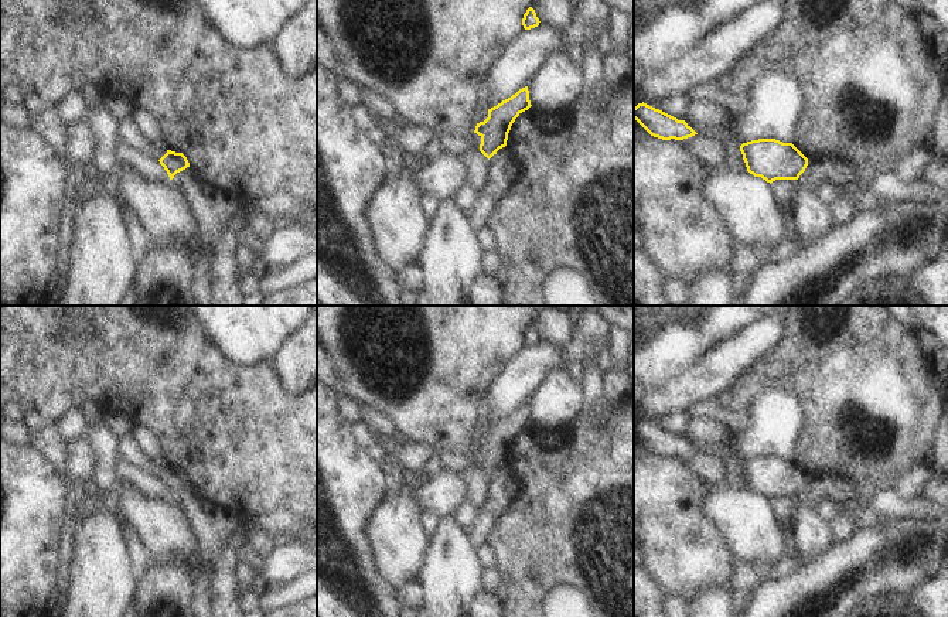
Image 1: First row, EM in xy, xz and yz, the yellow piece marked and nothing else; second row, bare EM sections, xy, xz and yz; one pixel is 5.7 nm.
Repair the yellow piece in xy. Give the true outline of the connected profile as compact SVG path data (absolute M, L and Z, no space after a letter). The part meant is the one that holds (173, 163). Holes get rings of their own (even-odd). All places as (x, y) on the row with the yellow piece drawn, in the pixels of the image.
M167 150L167 153L158 161L167 171L170 180L173 180L177 173L190 167L190 163L183 153L175 153L171 150Z

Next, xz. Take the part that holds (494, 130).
M528 86L488 109L488 117L477 123L474 133L481 137L480 151L490 160L507 146L508 133L515 119L531 108Z

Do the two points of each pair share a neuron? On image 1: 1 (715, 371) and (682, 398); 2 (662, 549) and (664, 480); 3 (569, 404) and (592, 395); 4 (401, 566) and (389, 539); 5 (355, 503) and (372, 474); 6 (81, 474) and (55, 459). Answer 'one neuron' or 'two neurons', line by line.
1: one neuron
2: one neuron
3: two neurons
4: one neuron
5: one neuron
6: two neurons

